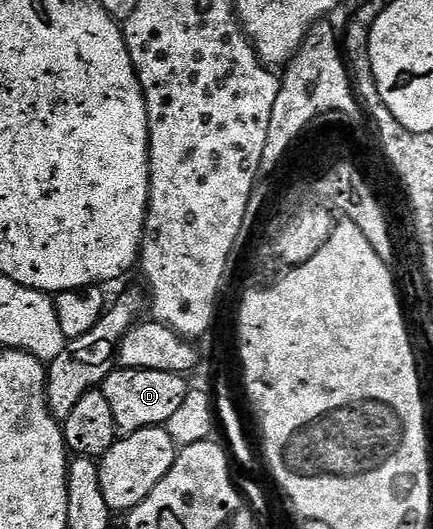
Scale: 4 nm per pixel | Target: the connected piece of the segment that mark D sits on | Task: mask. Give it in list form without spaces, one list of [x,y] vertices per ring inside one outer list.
[[[117,367],[104,379],[102,391],[106,402],[110,402],[110,411],[114,413],[114,426],[120,436],[129,436],[138,430],[158,428],[167,425],[171,418],[186,402],[186,394],[190,391],[185,377],[178,372],[163,372],[162,370],[130,370],[129,368]]]

